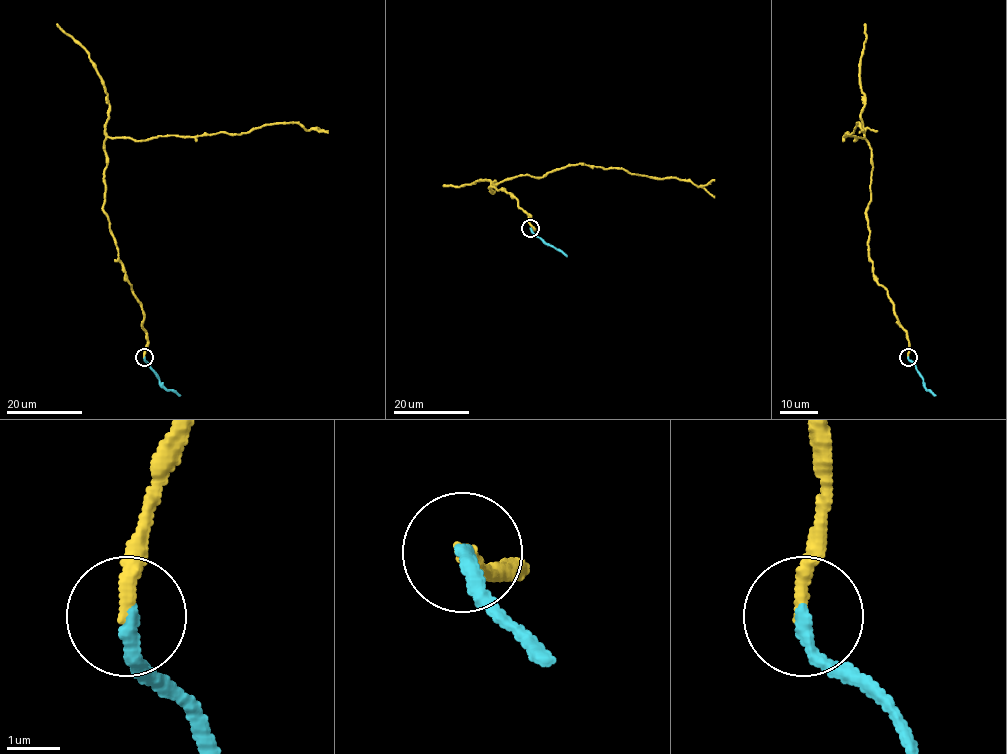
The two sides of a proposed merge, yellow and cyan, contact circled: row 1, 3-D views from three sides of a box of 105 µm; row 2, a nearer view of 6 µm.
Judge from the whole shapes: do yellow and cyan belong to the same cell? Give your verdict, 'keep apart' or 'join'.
join

